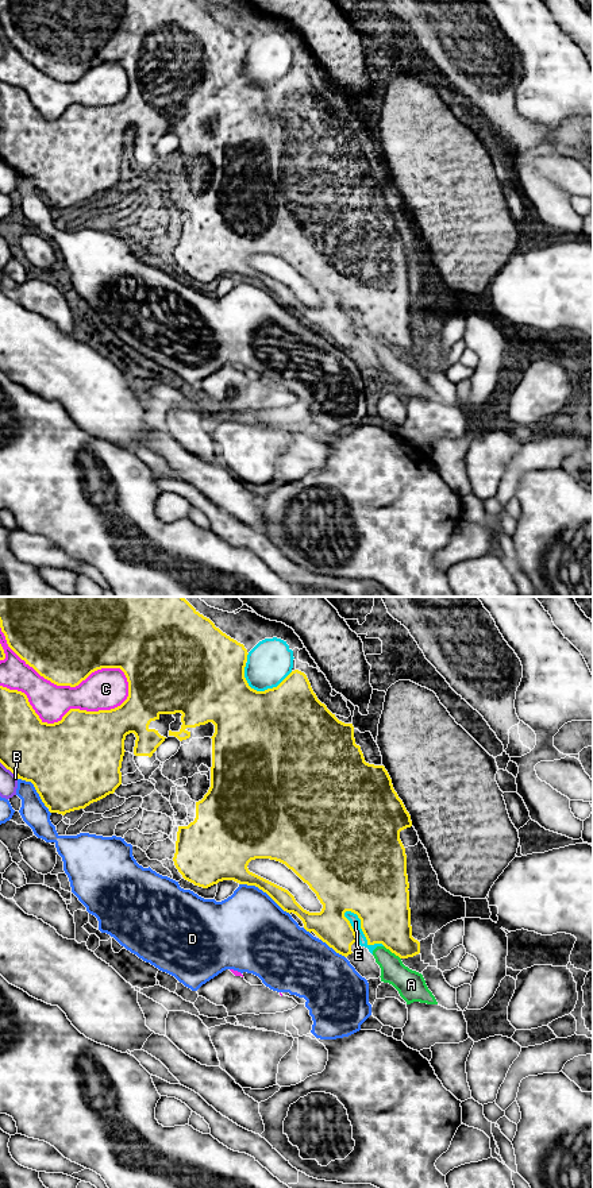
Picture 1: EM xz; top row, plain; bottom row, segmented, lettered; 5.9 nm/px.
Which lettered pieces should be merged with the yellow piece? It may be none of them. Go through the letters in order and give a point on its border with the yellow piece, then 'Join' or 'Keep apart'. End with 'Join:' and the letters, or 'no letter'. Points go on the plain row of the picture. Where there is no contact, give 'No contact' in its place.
A: Touches yellow at xz (392, 347). Keep apart
B: Touches yellow at xz (10, 165). Keep apart
C: Touches yellow at xz (69, 80). Keep apart
D: Touches yellow at xz (265, 286). Keep apart
E: Touches yellow at xz (362, 326). Keep apart
Join: no letter

